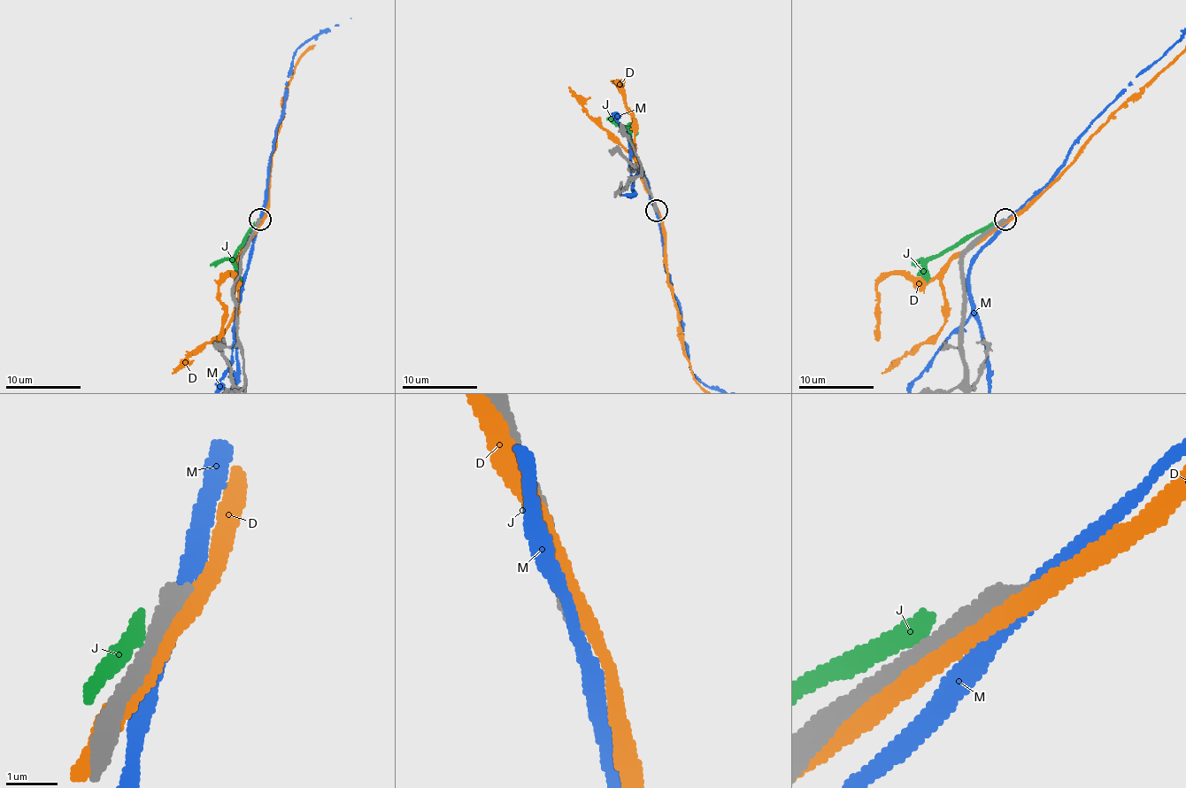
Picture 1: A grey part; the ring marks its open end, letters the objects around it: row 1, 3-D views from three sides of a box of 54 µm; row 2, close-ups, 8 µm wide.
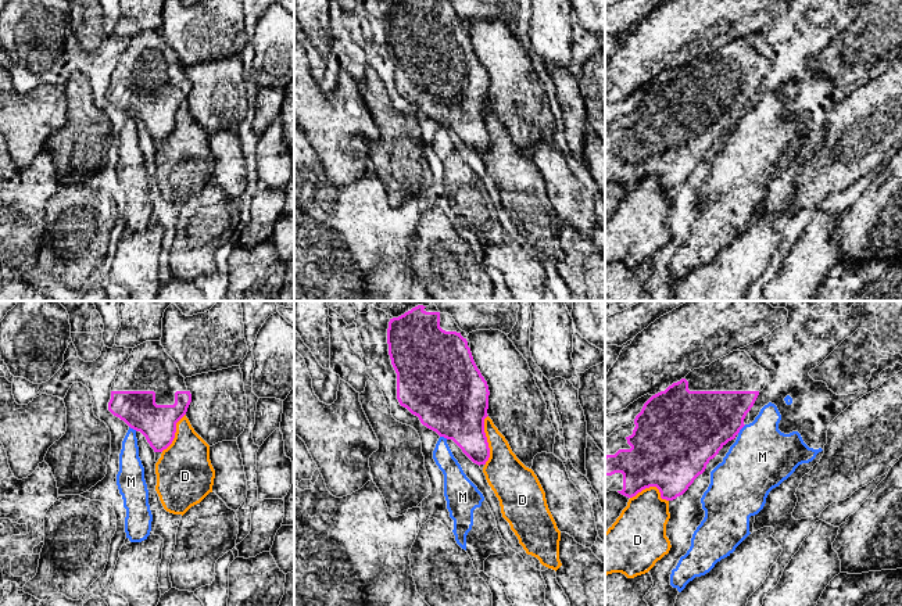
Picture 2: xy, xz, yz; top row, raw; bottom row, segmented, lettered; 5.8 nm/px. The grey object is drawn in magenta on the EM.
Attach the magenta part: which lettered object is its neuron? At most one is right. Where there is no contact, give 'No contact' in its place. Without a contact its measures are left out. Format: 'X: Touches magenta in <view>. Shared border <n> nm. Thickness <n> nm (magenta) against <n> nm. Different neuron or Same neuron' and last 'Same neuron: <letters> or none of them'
D: Touches magenta in xz. Shared border 300 nm. Thickness 360 nm (magenta) against 240 nm. Different neuron
J: No contact. Different neuron
M: Touches magenta in yz. Shared border 80 nm. Thickness 380 nm (magenta) against 360 nm. Different neuron
Same neuron: none of them

